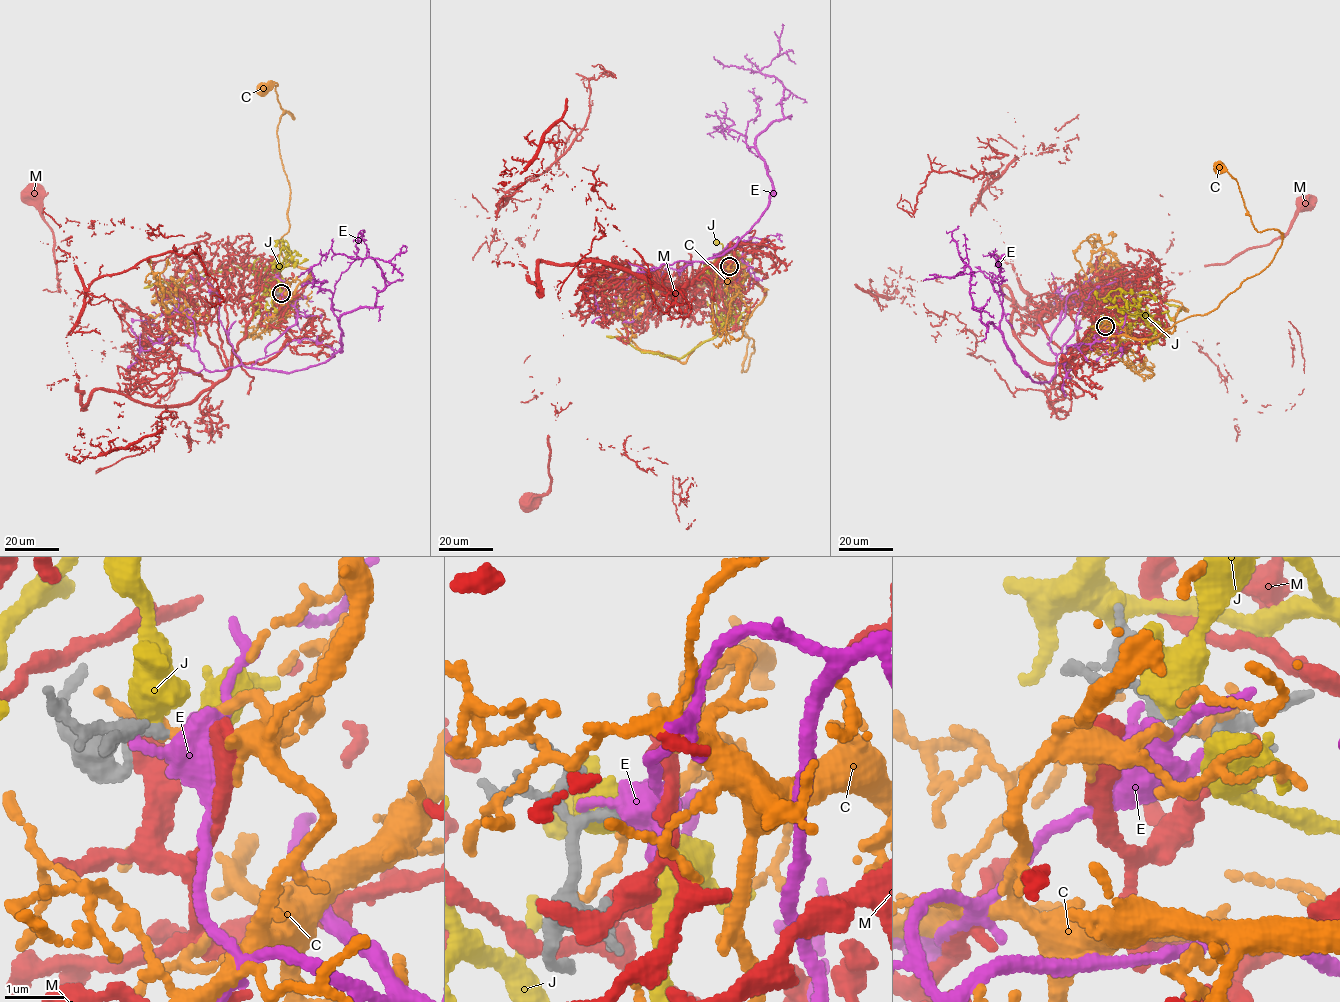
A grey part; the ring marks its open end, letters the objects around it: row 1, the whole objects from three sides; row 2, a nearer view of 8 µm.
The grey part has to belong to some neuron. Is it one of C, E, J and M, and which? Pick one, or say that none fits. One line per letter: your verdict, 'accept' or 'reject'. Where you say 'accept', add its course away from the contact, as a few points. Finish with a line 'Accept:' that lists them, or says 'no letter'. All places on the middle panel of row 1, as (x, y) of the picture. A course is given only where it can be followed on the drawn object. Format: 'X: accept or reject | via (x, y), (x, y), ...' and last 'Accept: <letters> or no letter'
C: accept | via (728, 266), (734, 259), (765, 293), (743, 323), (754, 349), (746, 371), (749, 337), (712, 289), (698, 285)
E: reject
J: reject
M: reject
Accept: C

